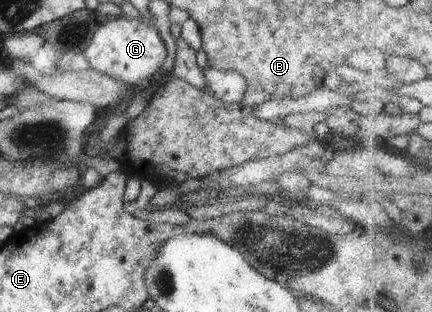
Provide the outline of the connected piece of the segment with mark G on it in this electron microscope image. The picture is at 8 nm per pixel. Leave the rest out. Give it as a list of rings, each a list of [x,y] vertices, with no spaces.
[[[120,16],[96,28],[98,30],[94,32],[92,39],[81,54],[90,68],[98,71],[98,74],[110,76],[114,80],[122,80],[126,84],[138,85],[151,80],[160,70],[160,64],[166,57],[166,48],[153,25],[138,22],[137,18]]]

